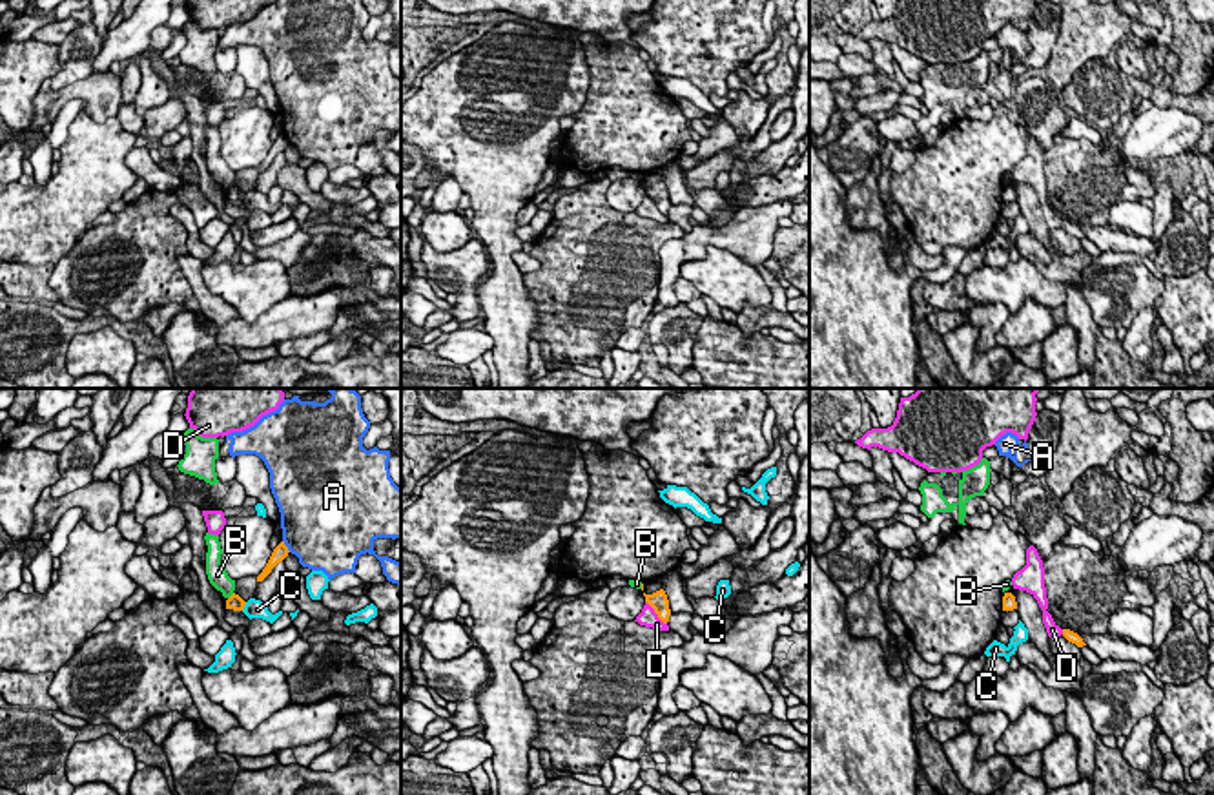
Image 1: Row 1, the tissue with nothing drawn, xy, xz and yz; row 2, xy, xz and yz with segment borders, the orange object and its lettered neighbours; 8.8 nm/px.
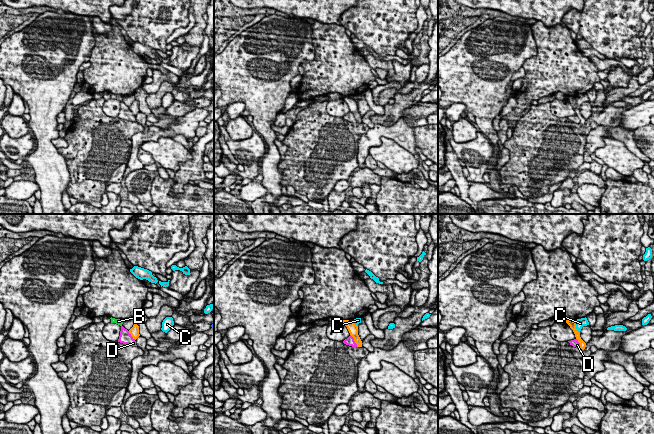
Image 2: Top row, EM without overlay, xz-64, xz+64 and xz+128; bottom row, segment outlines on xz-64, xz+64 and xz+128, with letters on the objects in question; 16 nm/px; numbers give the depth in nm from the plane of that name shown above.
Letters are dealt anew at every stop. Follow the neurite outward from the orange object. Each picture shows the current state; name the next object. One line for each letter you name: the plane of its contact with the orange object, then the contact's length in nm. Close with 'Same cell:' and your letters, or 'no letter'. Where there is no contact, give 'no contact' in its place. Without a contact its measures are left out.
Same cell: no letter

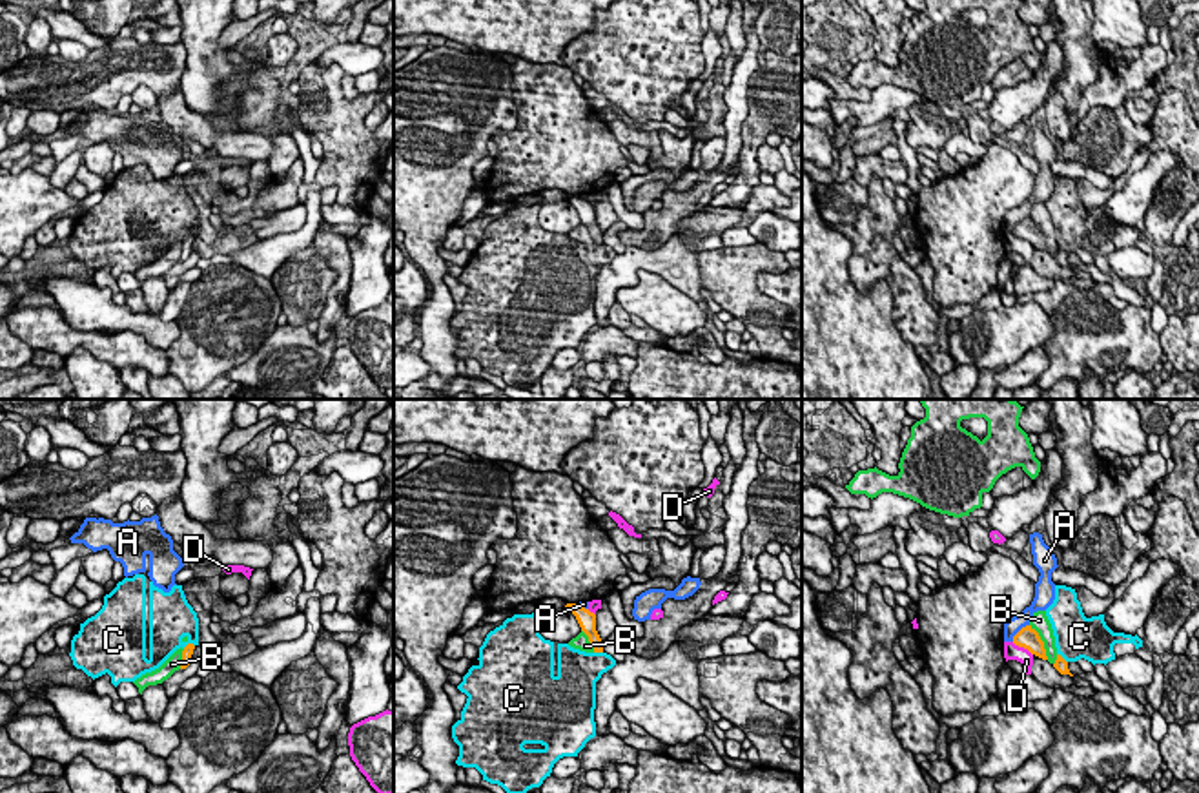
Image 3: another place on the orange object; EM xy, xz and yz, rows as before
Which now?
Same cell: no letter

